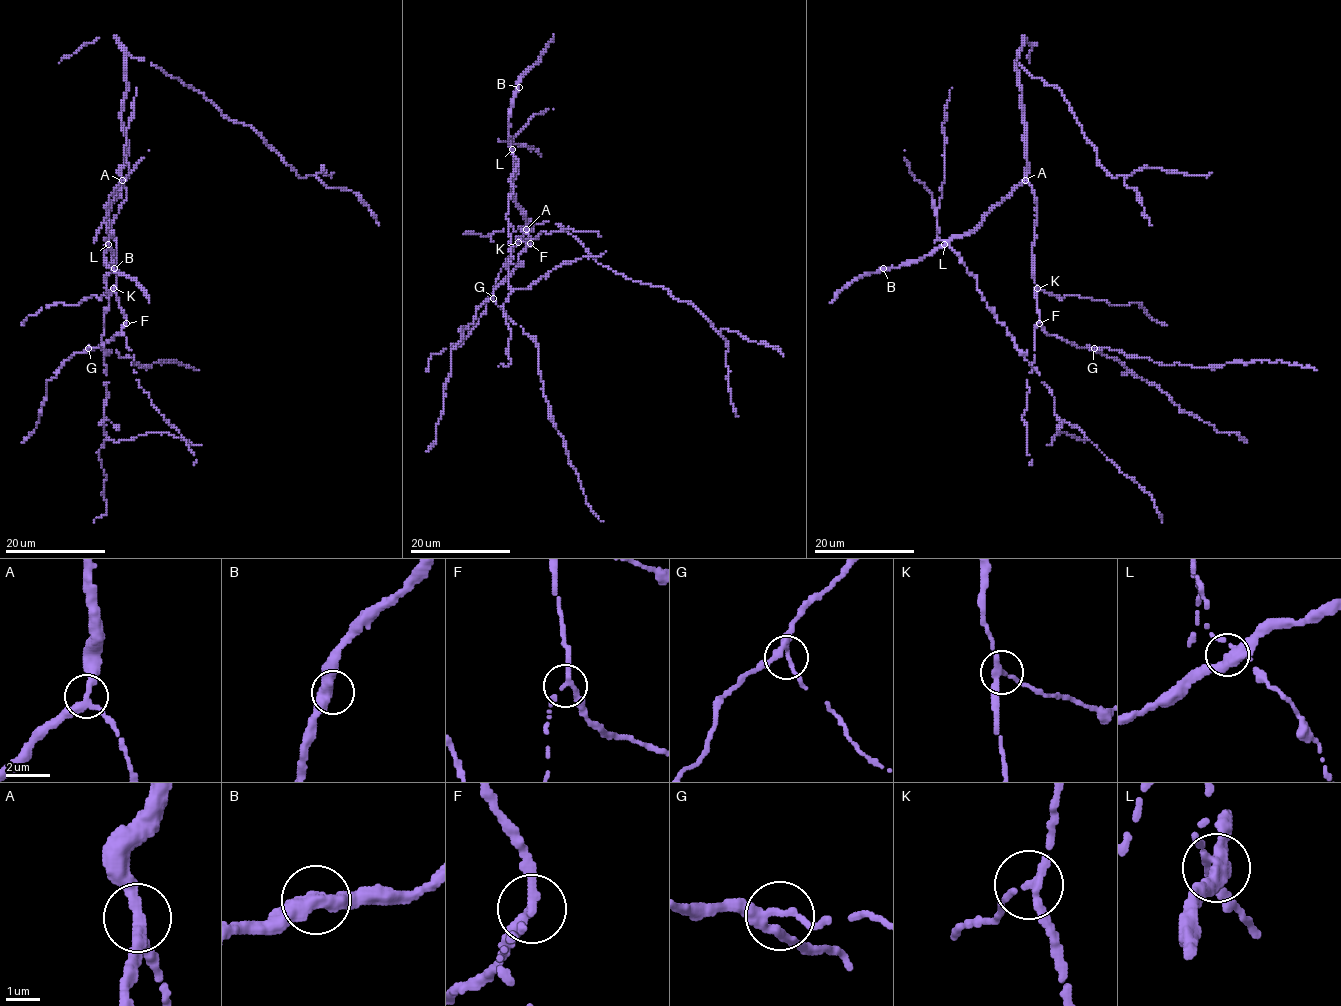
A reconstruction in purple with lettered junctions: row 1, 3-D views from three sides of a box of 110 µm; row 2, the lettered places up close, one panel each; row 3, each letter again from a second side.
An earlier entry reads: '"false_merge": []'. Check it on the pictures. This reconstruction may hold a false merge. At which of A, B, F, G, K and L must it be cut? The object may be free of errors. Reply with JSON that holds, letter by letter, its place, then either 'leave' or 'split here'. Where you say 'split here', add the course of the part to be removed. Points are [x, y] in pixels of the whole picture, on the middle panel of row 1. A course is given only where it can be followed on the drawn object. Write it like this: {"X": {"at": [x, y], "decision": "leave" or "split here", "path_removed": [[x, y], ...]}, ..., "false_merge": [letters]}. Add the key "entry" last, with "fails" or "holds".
{"A": {"at": [526, 229], "decision": "leave"}, "B": {"at": [519, 87], "decision": "leave"}, "F": {"at": [530, 243], "decision": "leave"}, "G": {"at": [493, 298], "decision": "leave"}, "K": {"at": [518, 242], "decision": "leave"}, "L": {"at": [512, 149], "decision": "split here", "path_removed": [[513, 148], [518, 163], [506, 218], [513, 258], [503, 304], [511, 359], [498, 367]]}, "false_merge": ["L"], "entry": "fails"}

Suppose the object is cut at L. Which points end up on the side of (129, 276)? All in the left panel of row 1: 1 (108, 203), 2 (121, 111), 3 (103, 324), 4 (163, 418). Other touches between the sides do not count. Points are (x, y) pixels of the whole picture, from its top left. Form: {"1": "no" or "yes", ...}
{"1": "no", "2": "yes", "3": "no", "4": "yes"}

